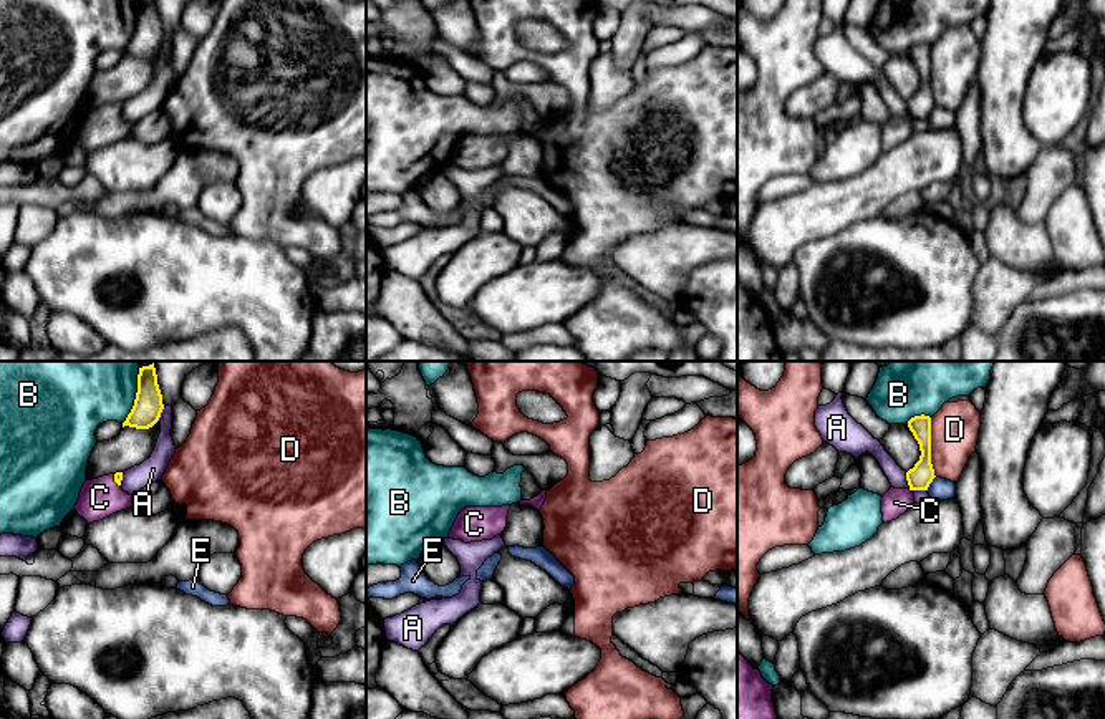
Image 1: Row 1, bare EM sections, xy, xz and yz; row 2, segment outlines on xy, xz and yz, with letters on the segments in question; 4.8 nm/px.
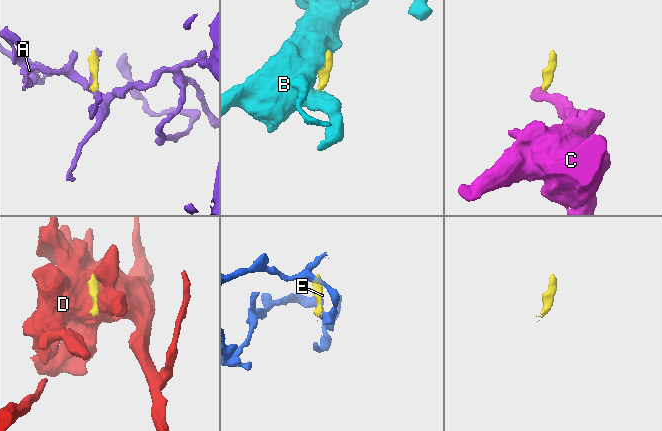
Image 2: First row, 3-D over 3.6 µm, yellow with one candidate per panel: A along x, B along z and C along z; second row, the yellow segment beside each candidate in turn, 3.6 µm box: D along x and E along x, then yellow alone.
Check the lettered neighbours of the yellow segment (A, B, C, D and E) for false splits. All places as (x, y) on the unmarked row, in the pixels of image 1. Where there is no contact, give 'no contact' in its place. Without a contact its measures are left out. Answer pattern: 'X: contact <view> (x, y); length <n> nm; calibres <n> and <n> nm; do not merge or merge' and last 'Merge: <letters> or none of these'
A: contact yz (911, 118); length 140 nm; calibres 120 and 90 nm; do not merge
B: contact xy (136, 27); length 260 nm; calibres 140 and 280 nm; do not merge
C: contact xy (115, 110); length 70 nm; calibres 50 and 190 nm; merge
D: contact yz (930, 77); length 280 nm; calibres 120 and 240 nm; do not merge
E: contact yz (931, 110); length 80 nm; calibres 120 and 110 nm; do not merge
Merge: C

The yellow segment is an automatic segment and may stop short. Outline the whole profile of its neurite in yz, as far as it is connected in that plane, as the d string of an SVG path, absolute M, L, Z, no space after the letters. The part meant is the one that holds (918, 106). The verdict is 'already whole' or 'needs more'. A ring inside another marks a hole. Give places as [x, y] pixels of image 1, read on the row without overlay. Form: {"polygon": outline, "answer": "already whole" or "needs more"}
{"polygon": "M914 45L908 50L908 56L919 73L921 84L914 96L906 101L906 109L910 119L928 119L936 106L931 93L931 46Z", "answer": "already whole"}

